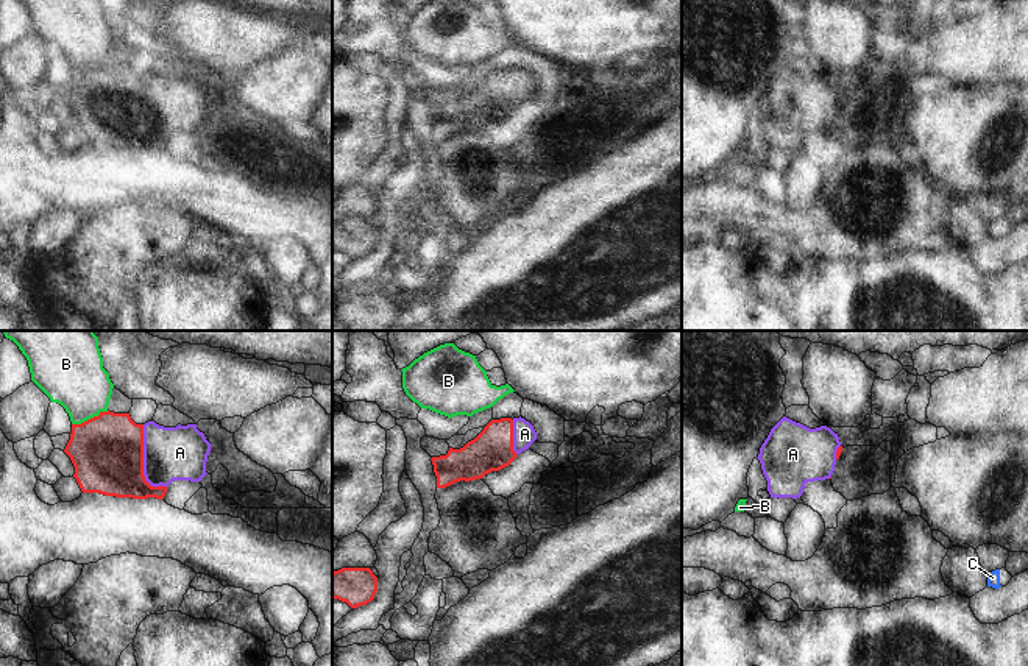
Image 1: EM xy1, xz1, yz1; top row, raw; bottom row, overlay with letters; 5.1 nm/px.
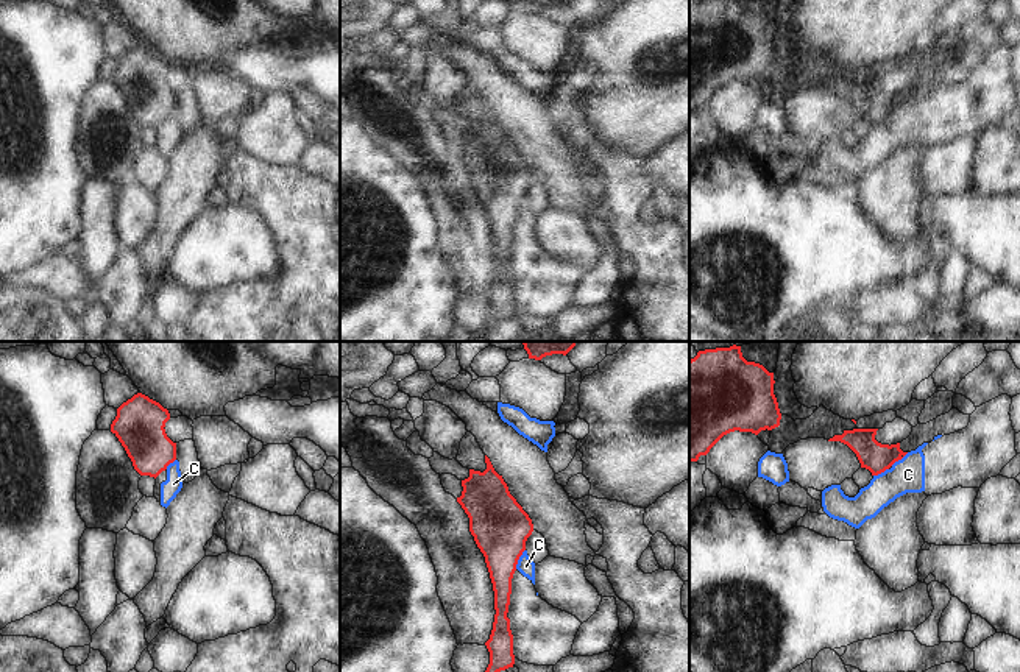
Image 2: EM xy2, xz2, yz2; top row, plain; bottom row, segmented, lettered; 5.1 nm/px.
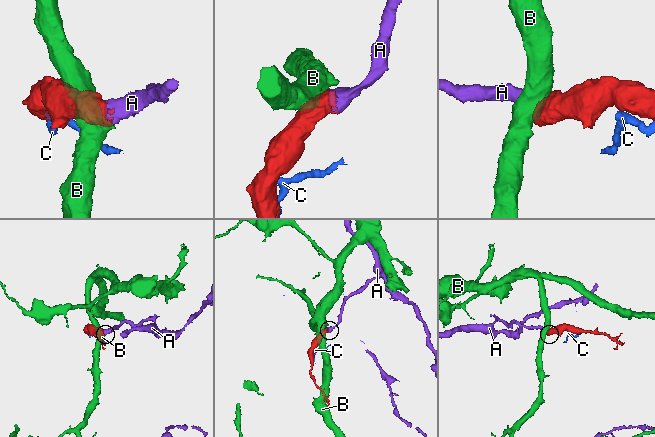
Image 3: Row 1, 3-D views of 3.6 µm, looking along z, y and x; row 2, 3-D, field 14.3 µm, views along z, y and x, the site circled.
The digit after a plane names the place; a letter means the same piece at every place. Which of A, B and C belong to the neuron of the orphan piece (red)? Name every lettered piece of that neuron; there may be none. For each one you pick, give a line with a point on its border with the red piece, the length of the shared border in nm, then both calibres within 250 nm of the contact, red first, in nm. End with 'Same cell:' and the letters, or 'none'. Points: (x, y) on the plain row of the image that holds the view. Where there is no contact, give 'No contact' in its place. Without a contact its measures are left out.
A: Touches red at xy1 (142, 113). Shared border 340 nm. Thickness 380 nm (red) against 280 nm
Same cell: A.

